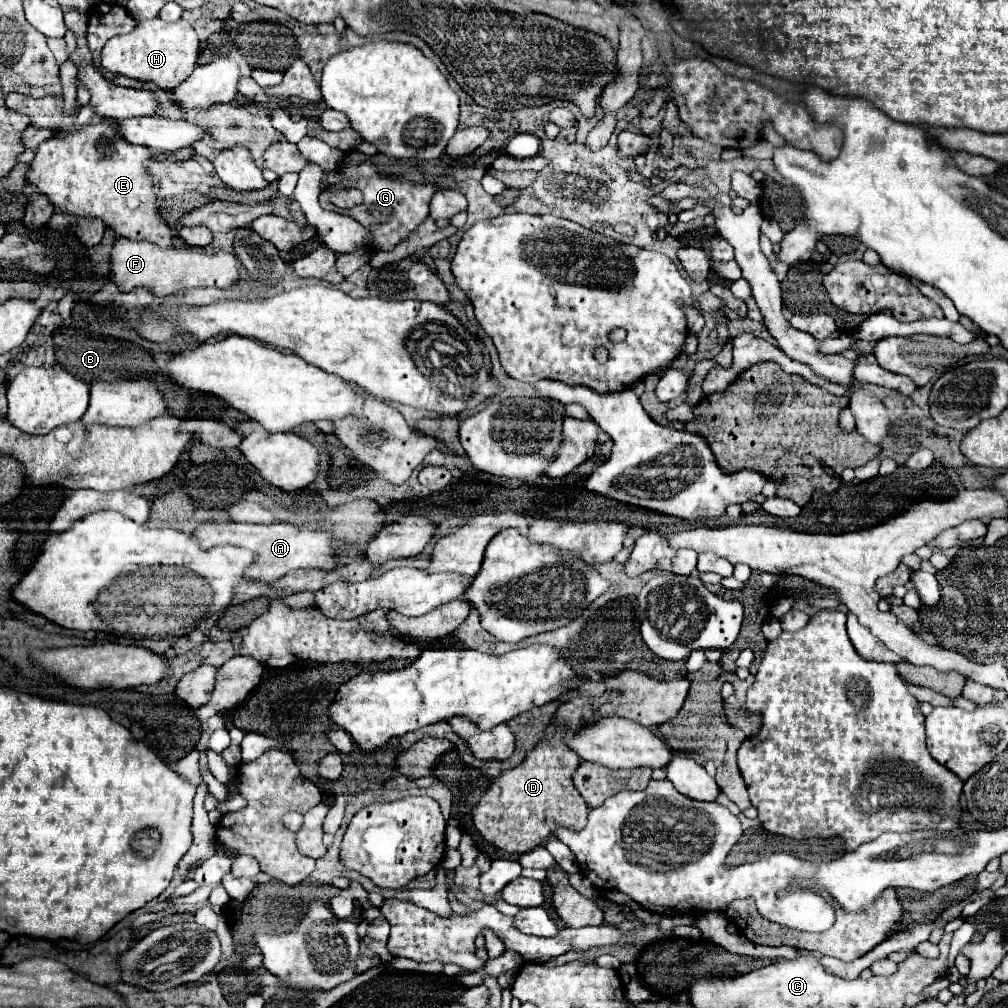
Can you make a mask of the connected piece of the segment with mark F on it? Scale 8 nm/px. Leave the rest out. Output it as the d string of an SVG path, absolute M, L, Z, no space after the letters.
M116 239L110 251L110 279L118 285L120 291L132 291L136 287L144 287L158 297L172 295L176 291L194 289L194 287L218 287L226 289L238 279L238 259L230 253L206 253L198 247L172 247L170 251L158 249L158 245L148 241L132 241L132 239Z

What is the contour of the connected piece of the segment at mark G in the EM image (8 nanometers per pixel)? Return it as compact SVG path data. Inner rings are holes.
M364 161L356 167L346 167L346 169L338 169L338 173L342 175L340 187L356 187L362 191L364 195L364 203L360 207L354 209L338 209L334 207L324 191L320 193L320 207L326 211L338 211L338 213L346 213L352 219L356 219L358 223L362 223L370 235L372 235L372 245L376 249L394 249L402 239L406 239L410 235L410 231L414 231L426 217L428 217L428 207L430 207L430 199L436 193L436 187L432 183L410 183L402 177L396 175L384 175L378 173L372 163Z

